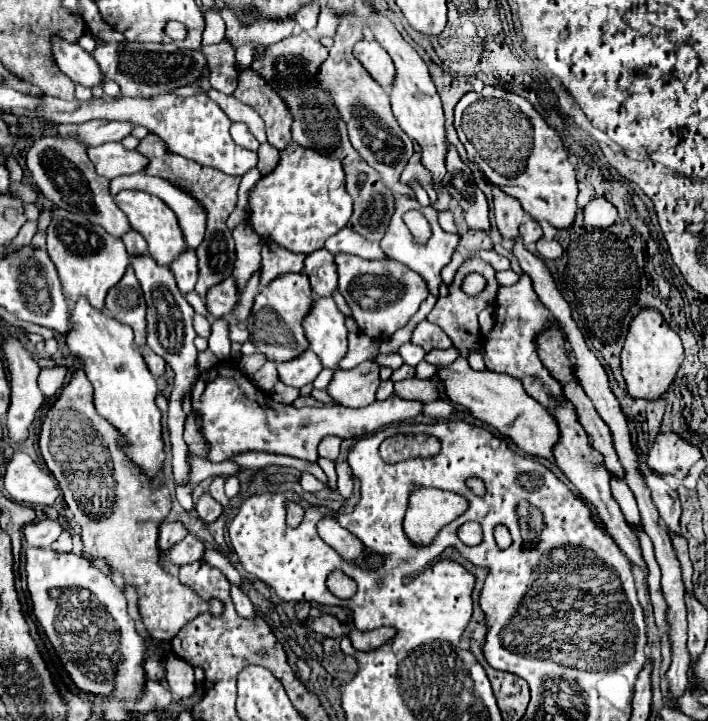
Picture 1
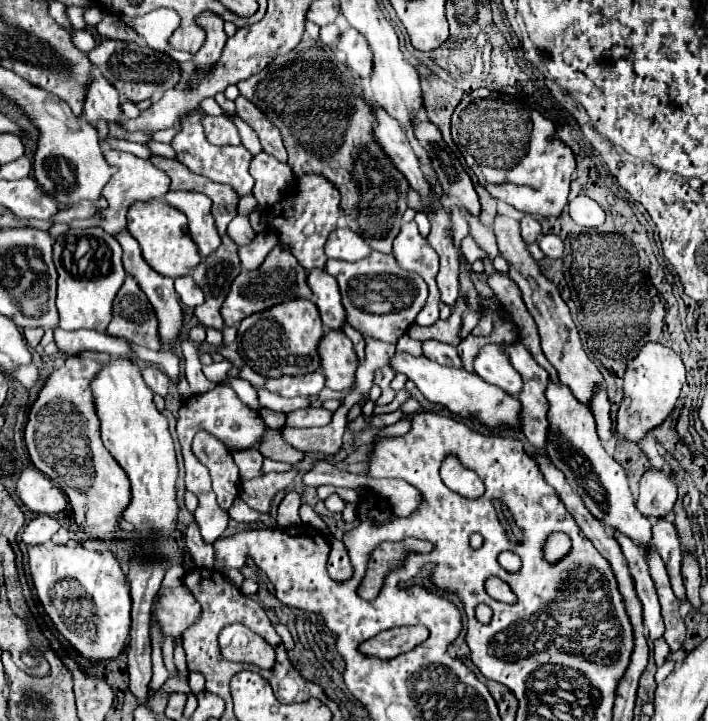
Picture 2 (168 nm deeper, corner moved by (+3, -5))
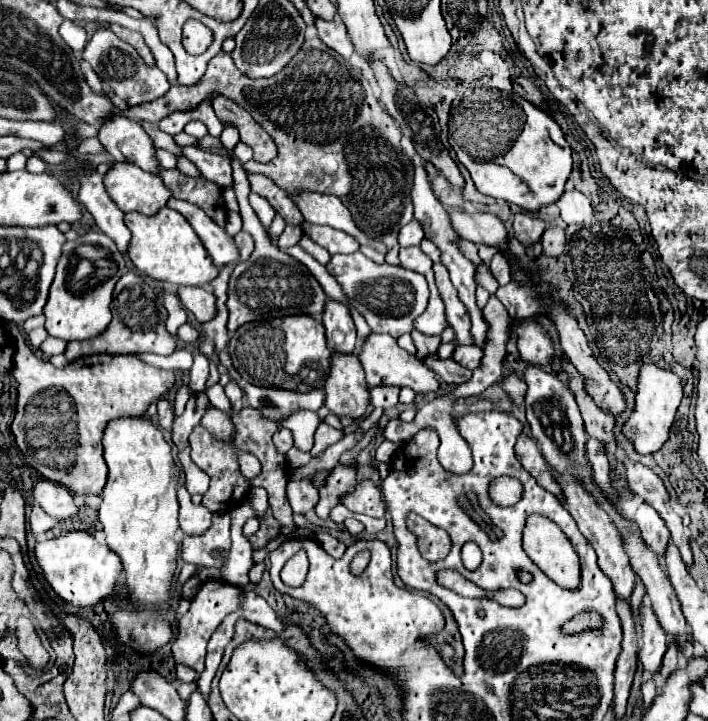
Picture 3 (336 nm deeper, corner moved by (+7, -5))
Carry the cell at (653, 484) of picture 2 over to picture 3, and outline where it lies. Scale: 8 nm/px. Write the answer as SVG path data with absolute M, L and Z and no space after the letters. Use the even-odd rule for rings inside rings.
M641 504L637 508L635 514L635 524L639 526L641 538L659 554L663 554L667 542L669 542L669 530L665 526L665 522L661 520L659 512L655 512L655 508L649 508L649 504Z

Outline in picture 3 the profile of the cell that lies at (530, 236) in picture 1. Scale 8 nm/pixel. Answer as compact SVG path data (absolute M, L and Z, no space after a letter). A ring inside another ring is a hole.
M515 214L515 222L513 222L513 238L519 240L521 246L529 246L529 244L535 244L539 242L541 234L545 230L545 224L531 216L531 214Z

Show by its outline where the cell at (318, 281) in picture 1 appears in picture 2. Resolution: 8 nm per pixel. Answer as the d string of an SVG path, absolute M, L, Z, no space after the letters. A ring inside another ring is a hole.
M313 270L309 274L309 288L313 290L313 302L321 312L323 326L327 330L343 330L347 322L347 312L341 304L341 294L337 280L325 270Z

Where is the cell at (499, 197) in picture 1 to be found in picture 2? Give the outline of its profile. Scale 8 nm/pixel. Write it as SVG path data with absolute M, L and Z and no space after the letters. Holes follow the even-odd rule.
M497 216L495 224L493 224L493 230L495 230L495 236L497 236L499 252L511 266L509 278L513 278L515 284L519 286L519 290L523 294L523 300L525 300L525 306L527 306L529 314L533 316L533 320L537 324L537 330L539 330L539 336L541 336L541 348L543 348L545 358L559 372L559 380L571 390L571 394L583 406L591 408L591 400L595 396L595 388L603 386L605 380L603 380L601 372L597 370L597 366L585 354L585 350L581 346L581 340L579 340L579 334L577 334L577 328L575 328L575 324L571 320L567 304L561 300L557 286L541 274L537 262L527 252L527 246L519 236L519 222L513 220L513 218L507 218L507 216Z

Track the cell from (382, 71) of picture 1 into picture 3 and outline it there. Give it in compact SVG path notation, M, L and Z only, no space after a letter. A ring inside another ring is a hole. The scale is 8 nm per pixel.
M317 20L317 30L319 30L319 38L329 48L333 48L337 54L341 54L345 60L349 60L353 56L355 48L353 48L347 28L345 28L345 24L341 24L341 20L331 20L331 22Z

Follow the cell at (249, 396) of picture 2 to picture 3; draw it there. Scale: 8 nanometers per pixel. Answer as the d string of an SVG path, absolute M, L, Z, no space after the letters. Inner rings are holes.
M197 354L197 356L195 356L195 364L193 364L193 368L189 370L189 374L191 374L189 388L191 388L193 392L203 392L207 380L209 380L209 360L207 360L203 354Z

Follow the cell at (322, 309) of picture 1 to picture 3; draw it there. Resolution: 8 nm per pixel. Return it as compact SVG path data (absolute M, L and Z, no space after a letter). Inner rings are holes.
M331 354L329 380L325 382L325 406L337 416L363 418L369 404L369 390L361 360L353 356Z

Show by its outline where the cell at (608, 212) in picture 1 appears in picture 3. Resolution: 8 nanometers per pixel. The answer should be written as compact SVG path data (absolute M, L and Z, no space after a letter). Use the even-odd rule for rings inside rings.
M569 190L561 196L561 200L557 202L559 210L561 210L561 218L567 224L583 224L591 214L593 214L593 206L591 200L581 194L579 190Z

